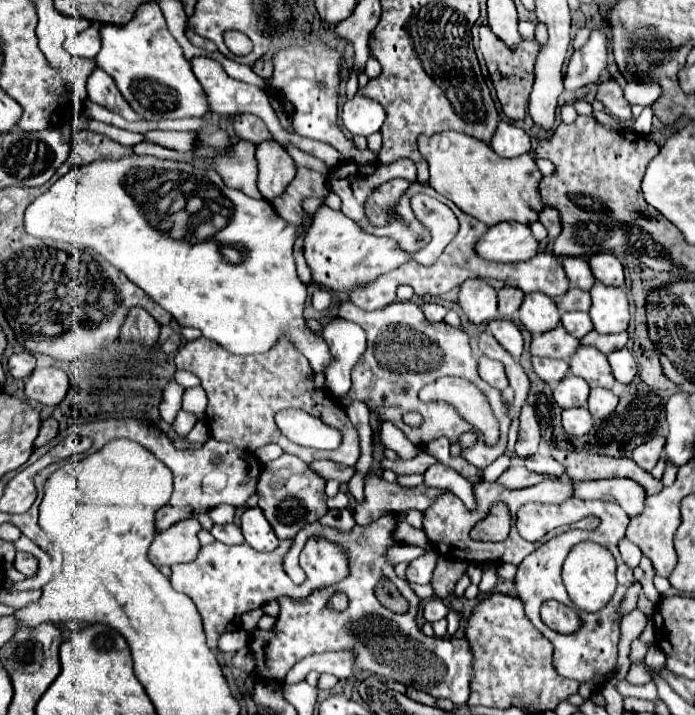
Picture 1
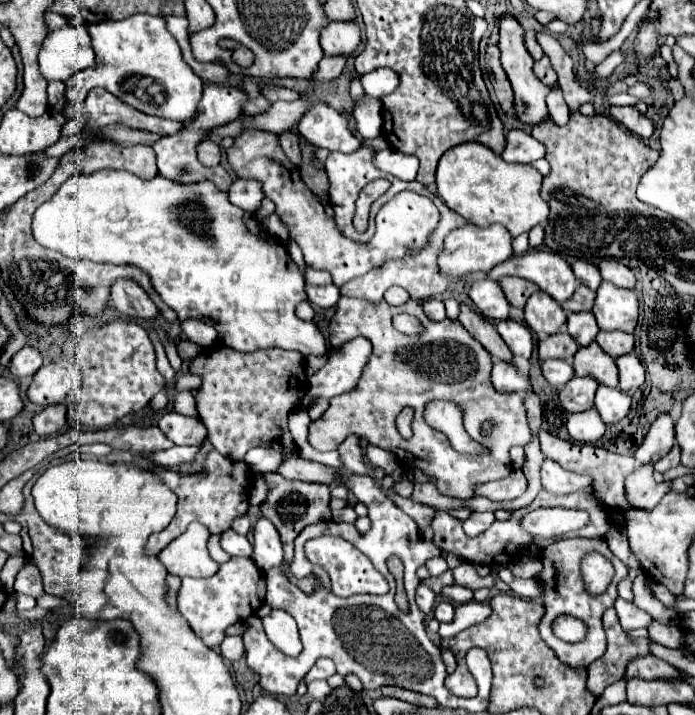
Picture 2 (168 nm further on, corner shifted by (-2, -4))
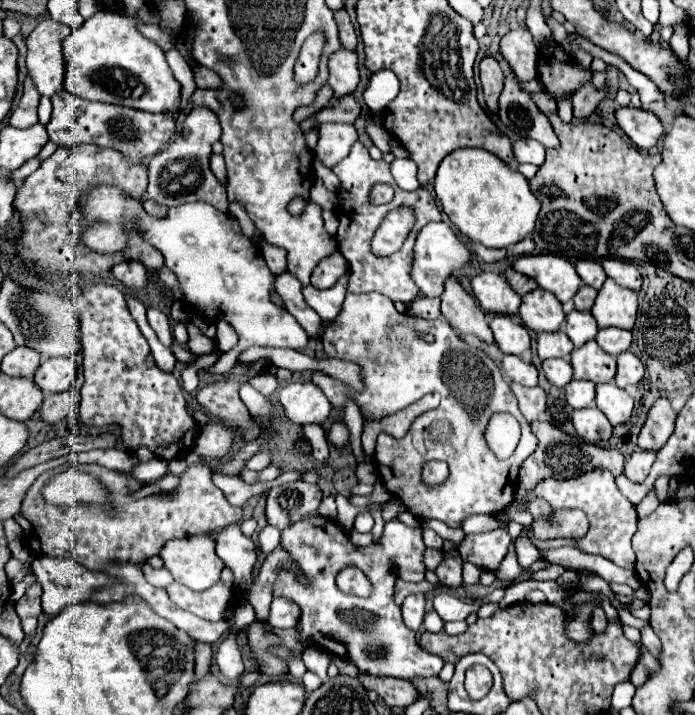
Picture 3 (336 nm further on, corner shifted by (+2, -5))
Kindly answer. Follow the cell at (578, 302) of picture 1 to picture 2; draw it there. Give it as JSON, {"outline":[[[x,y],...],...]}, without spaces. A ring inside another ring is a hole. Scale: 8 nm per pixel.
{"outline":[[[578,285],[574,295],[562,303],[564,311],[592,311],[592,305],[594,305],[594,299],[596,299],[596,293],[590,291],[588,287],[584,285]]]}

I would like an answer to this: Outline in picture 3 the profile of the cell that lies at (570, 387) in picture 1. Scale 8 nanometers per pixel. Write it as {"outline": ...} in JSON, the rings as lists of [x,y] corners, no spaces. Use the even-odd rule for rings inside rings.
{"outline":[[[572,380],[564,390],[566,390],[566,402],[572,408],[588,408],[594,404],[594,384],[592,382]]]}

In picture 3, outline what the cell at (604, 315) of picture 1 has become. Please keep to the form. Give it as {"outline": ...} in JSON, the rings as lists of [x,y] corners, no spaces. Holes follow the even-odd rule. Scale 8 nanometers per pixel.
{"outline":[[[606,280],[598,290],[596,302],[592,306],[592,316],[598,328],[616,326],[622,330],[632,330],[638,312],[638,294],[634,290],[618,286],[614,280]]]}

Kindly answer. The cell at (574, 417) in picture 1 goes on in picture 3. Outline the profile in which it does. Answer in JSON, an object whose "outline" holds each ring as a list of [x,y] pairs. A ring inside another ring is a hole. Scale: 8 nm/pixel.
{"outline":[[[590,406],[584,410],[574,410],[572,424],[576,428],[576,434],[582,436],[586,442],[608,440],[612,434],[612,426],[610,426],[608,418],[596,406]]]}

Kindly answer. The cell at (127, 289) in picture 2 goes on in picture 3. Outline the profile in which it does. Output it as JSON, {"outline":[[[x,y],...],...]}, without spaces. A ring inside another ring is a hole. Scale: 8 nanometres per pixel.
{"outline":[[[124,262],[124,264],[118,264],[116,268],[112,268],[112,274],[114,274],[114,278],[122,286],[126,286],[128,290],[134,290],[134,292],[144,290],[146,284],[148,284],[146,268],[140,262]]]}

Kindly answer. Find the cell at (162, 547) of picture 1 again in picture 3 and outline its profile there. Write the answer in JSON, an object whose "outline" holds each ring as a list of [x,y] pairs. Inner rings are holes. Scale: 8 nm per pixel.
{"outline":[[[204,534],[174,538],[164,544],[158,556],[174,580],[192,590],[206,590],[216,584],[224,568],[214,552],[214,540]]]}

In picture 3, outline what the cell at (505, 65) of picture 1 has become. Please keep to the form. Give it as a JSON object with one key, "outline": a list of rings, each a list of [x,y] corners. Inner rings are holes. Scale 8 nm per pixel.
{"outline":[[[492,56],[482,58],[482,62],[480,62],[480,80],[482,80],[482,86],[484,86],[486,106],[490,108],[492,114],[496,114],[498,112],[498,98],[500,98],[500,92],[502,92],[504,74],[502,74],[500,64]]]}

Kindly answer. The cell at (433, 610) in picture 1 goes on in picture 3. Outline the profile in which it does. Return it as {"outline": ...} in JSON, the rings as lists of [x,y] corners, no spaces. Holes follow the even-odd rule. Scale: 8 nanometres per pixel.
{"outline":[[[440,592],[434,596],[434,610],[442,620],[466,620],[468,614],[478,610],[478,606],[480,606],[480,600],[462,602],[448,592]]]}

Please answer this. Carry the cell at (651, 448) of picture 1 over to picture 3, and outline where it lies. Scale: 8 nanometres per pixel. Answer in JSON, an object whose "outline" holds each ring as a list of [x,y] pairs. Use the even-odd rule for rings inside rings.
{"outline":[[[664,398],[656,400],[648,412],[648,418],[646,418],[642,430],[640,430],[638,446],[642,450],[658,452],[666,444],[668,436],[672,434],[674,420],[676,420],[676,412],[672,410],[670,402]]]}

